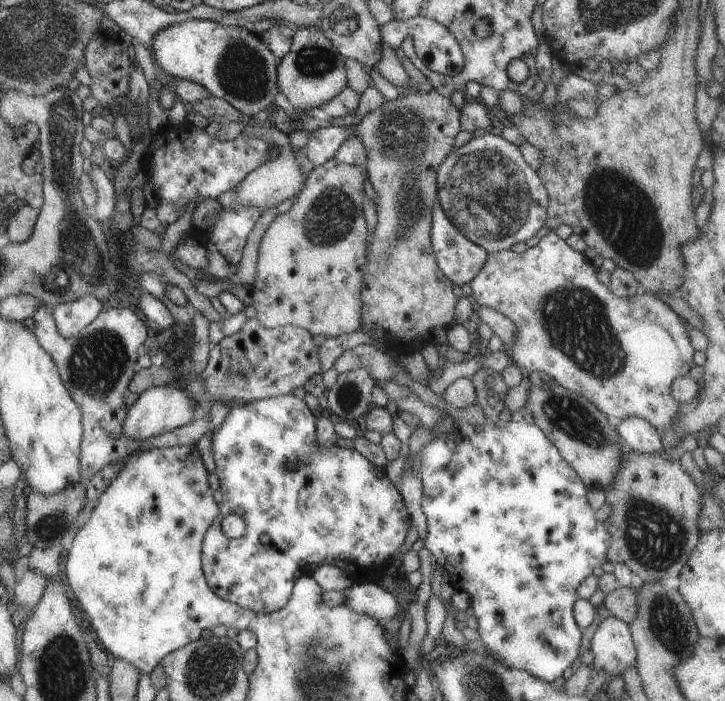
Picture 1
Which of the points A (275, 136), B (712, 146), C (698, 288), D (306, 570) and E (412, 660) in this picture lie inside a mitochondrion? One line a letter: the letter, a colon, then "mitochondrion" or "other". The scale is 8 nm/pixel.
A: other
B: other
C: other
D: other
E: other

